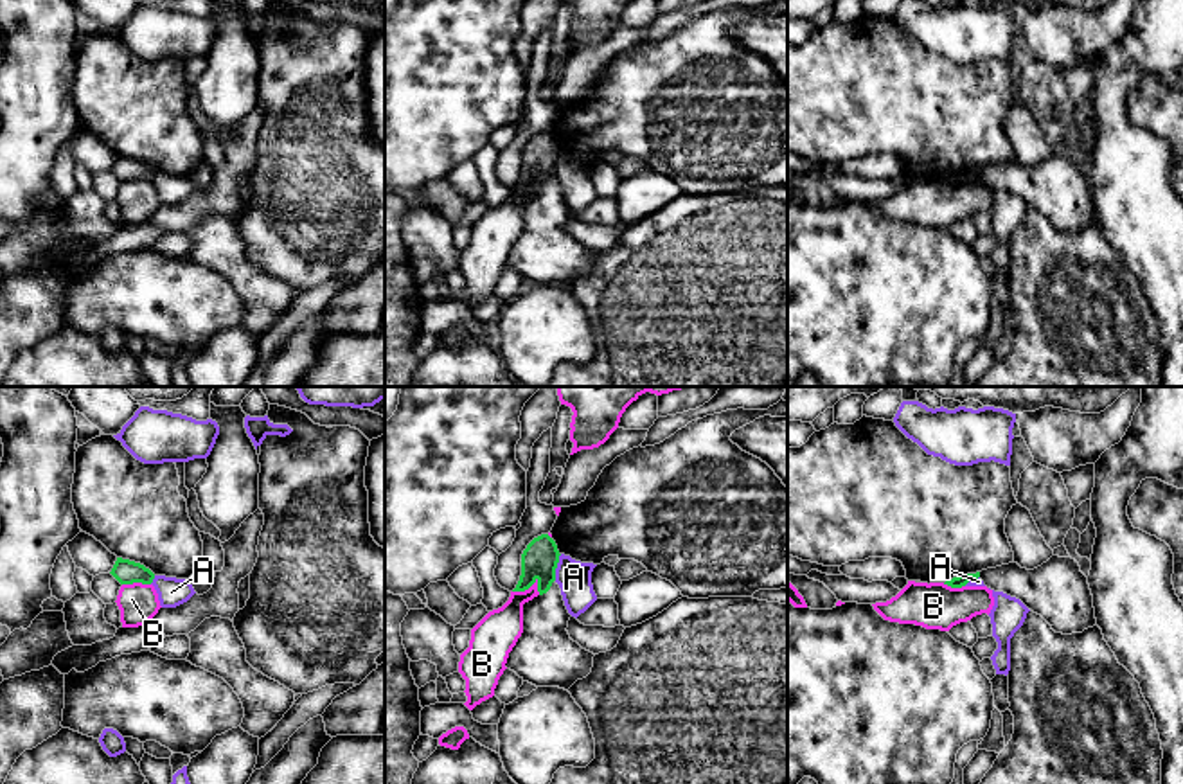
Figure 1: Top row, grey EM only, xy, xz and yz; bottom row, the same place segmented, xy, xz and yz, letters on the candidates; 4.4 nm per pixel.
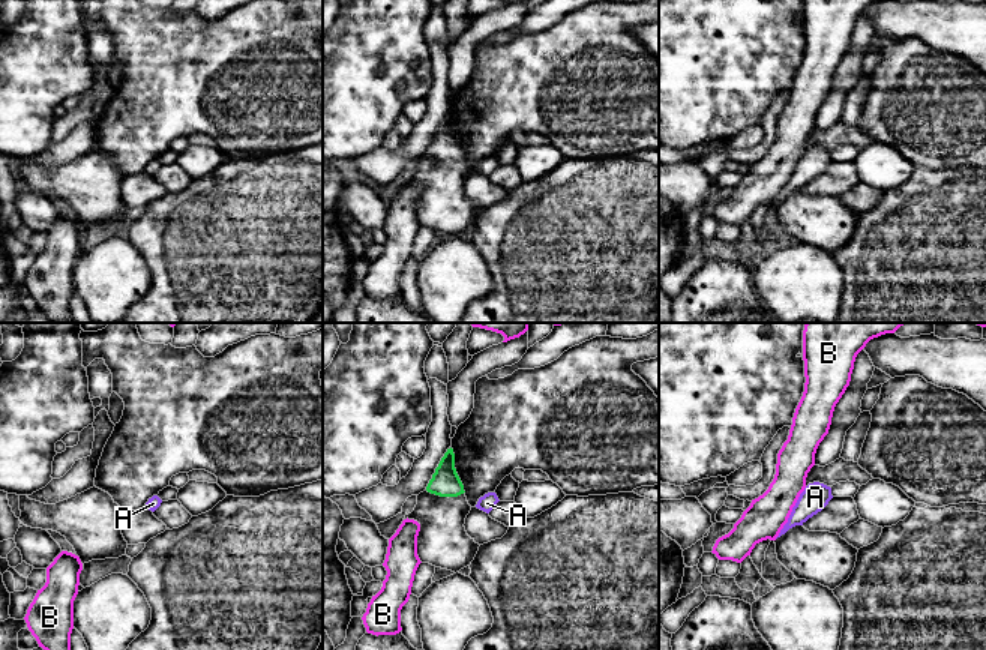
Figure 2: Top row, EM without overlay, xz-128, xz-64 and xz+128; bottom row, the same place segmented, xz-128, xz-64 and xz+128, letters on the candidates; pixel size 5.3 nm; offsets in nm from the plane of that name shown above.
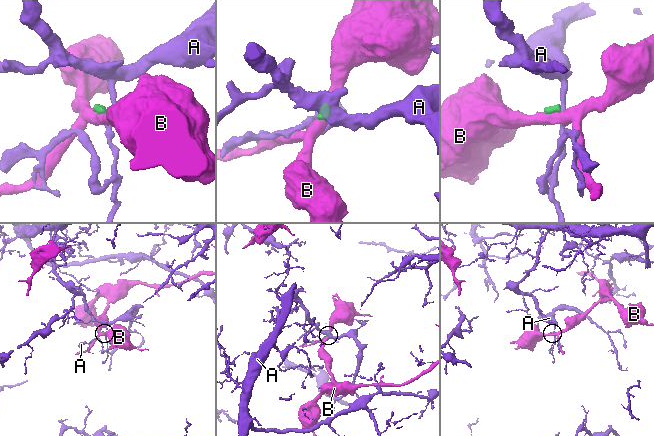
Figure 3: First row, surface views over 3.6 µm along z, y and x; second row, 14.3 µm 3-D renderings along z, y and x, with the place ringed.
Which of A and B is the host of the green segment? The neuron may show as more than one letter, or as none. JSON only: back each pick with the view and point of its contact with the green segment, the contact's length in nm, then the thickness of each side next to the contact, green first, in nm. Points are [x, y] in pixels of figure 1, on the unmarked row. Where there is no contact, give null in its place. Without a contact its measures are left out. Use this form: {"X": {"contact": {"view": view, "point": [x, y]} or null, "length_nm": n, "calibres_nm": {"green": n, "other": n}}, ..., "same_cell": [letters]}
{"same_cell": []}

